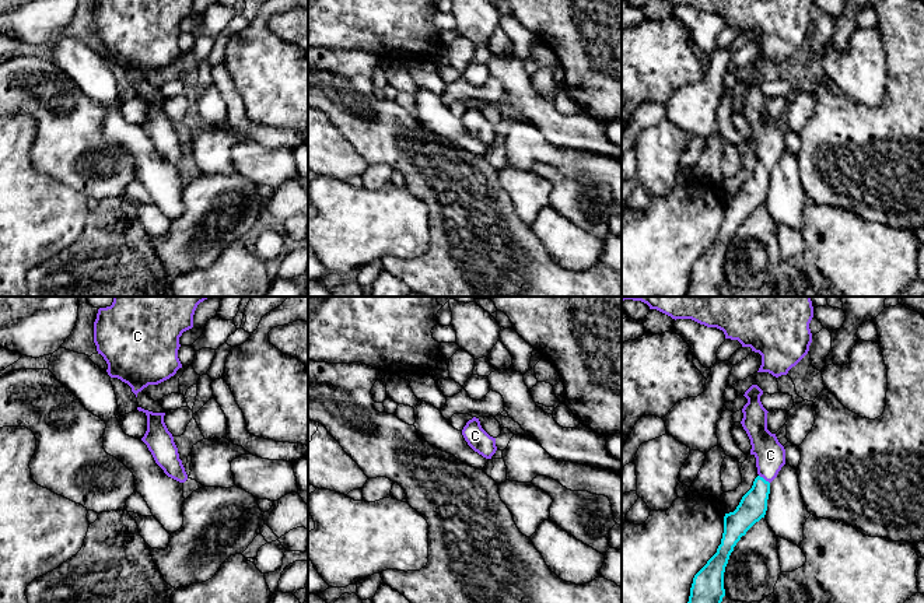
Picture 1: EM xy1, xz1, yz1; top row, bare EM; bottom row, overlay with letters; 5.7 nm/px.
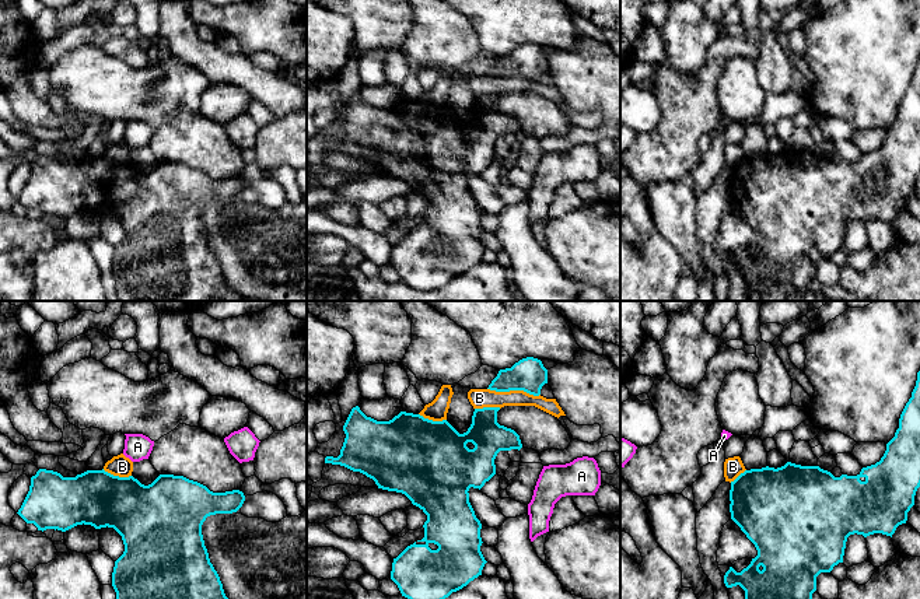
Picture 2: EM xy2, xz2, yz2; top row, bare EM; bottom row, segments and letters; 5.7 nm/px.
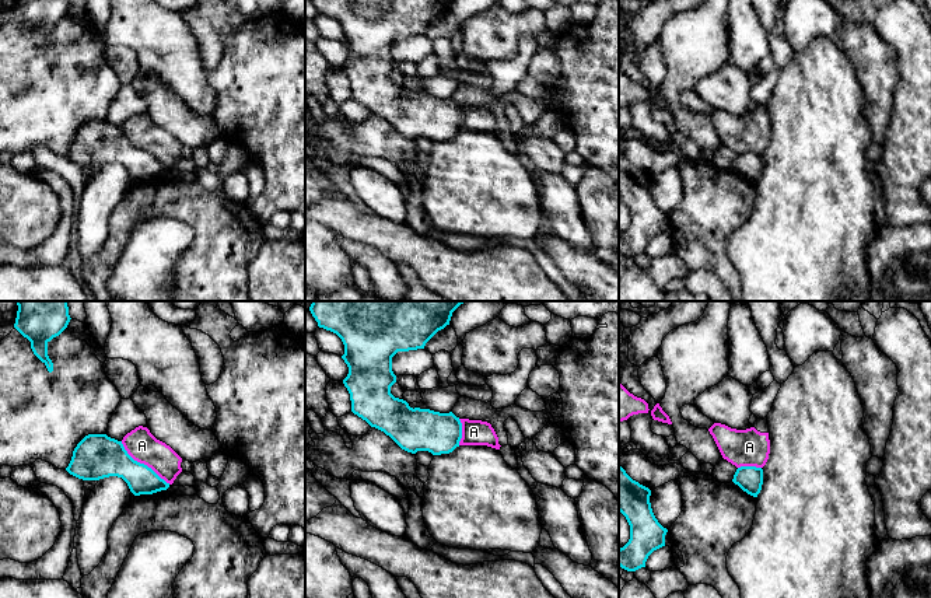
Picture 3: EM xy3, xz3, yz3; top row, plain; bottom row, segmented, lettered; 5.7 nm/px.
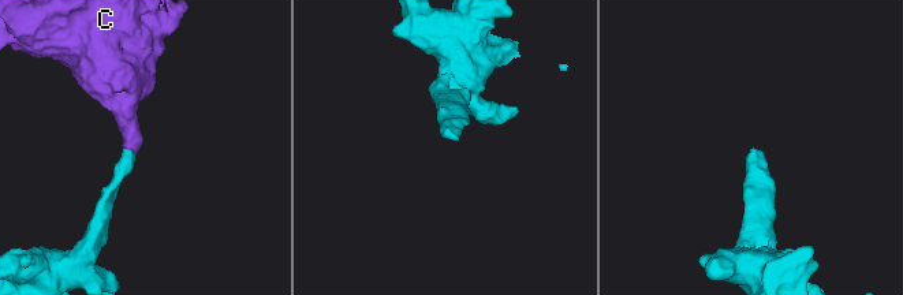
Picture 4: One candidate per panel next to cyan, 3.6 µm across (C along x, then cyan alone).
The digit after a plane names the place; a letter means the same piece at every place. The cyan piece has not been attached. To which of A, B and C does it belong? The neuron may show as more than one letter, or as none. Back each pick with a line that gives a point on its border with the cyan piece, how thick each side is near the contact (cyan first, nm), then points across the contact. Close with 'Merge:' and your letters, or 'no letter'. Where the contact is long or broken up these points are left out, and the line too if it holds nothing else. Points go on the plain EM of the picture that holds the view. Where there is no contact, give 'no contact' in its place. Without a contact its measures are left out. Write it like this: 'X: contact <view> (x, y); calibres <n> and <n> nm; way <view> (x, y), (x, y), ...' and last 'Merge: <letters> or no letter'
C: contact yz1 (763, 165); calibres 160 and 180 nm; way yz1 (752, 195), (763, 165), (767, 160), (770, 142)
Merge: C

